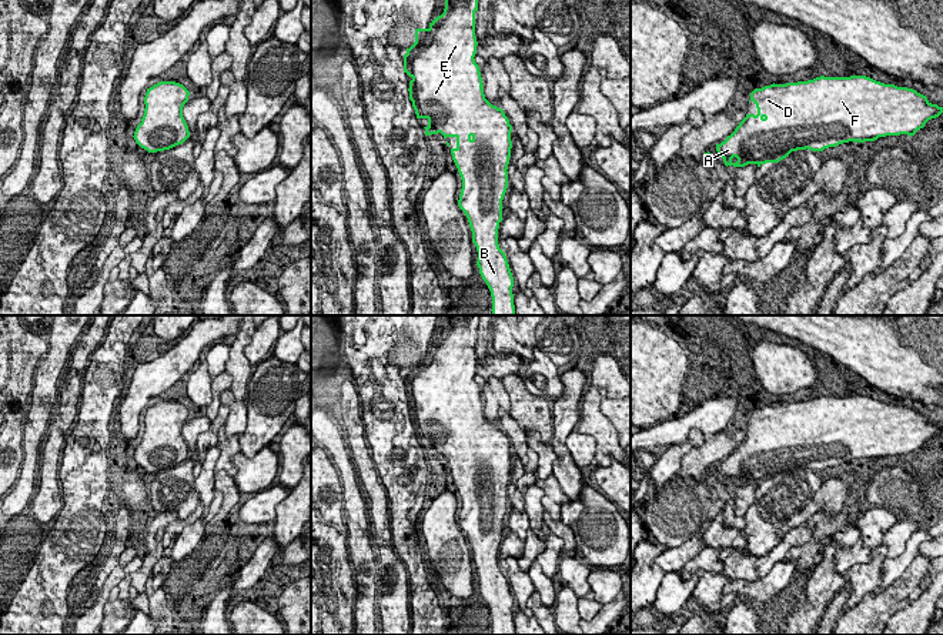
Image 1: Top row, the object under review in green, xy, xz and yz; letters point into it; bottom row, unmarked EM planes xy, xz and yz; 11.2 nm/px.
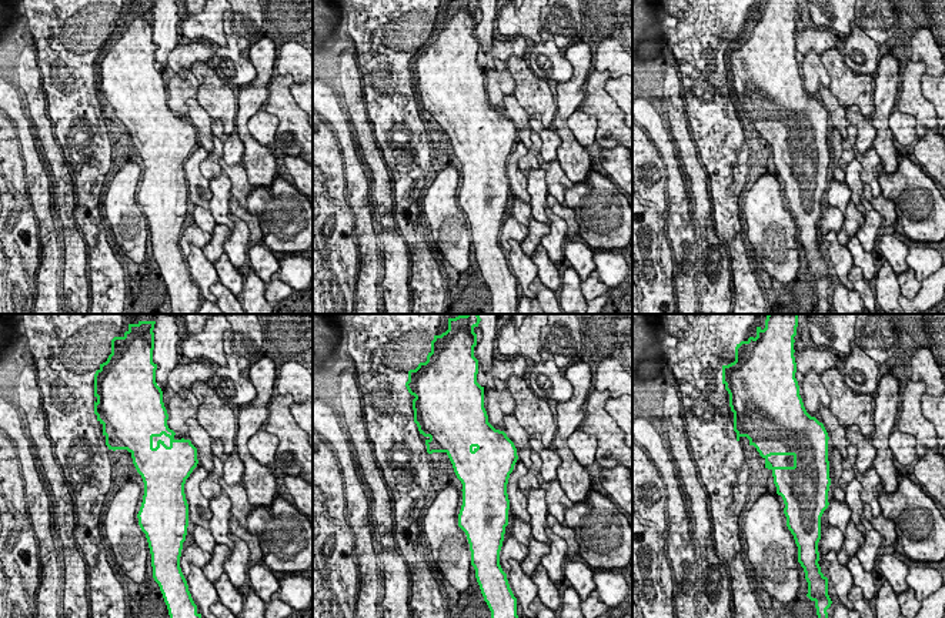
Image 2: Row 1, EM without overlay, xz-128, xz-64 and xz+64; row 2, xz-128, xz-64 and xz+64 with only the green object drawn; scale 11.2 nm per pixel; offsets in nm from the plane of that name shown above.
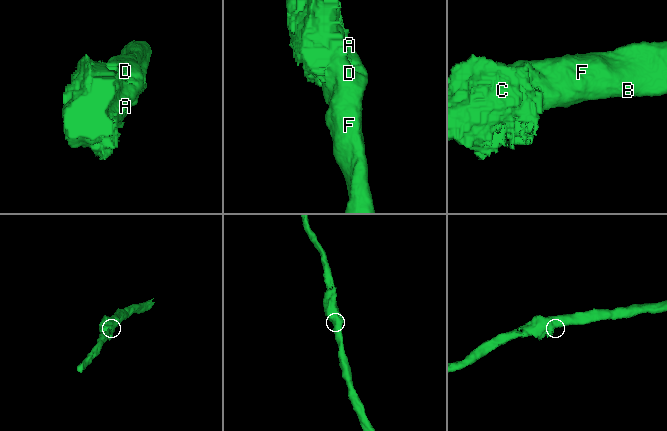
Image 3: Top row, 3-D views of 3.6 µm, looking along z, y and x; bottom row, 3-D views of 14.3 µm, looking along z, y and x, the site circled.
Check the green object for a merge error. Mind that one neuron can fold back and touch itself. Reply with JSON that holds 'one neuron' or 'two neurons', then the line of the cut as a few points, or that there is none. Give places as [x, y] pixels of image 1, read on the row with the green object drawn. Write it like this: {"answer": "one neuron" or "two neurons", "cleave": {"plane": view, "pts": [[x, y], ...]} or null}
{"answer": "one neuron", "cleave": null}

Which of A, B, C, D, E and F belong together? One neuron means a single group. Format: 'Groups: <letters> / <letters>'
Groups: A B C D E F

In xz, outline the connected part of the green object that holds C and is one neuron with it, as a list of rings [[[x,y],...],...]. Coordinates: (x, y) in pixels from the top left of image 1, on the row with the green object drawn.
[[[445,0],[444,13],[435,17],[428,29],[415,30],[415,43],[404,54],[404,73],[412,78],[408,91],[417,118],[428,120],[425,136],[441,133],[444,138],[457,138],[451,154],[462,180],[458,205],[472,231],[472,243],[478,251],[476,265],[492,297],[492,315],[516,315],[514,277],[498,244],[502,200],[508,188],[512,126],[504,110],[492,106],[484,94],[479,66],[474,59],[478,46],[476,11],[478,0]]]

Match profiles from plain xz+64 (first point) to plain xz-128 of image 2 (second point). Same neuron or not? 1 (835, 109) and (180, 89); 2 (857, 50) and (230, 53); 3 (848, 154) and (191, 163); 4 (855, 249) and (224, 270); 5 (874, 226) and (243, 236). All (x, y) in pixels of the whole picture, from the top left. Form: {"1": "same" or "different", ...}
{"1": "different", "2": "same", "3": "different", "4": "same", "5": "same"}

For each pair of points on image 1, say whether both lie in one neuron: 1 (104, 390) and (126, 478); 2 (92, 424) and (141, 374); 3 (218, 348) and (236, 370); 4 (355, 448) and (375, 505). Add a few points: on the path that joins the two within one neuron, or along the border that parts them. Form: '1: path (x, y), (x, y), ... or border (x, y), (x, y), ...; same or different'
1: path (102, 411), (102, 454), (104, 457); same
2: border (121, 364), (121, 393), (117, 397); different
3: border (231, 346), (224, 370); different
4: path (364, 463), (368, 480), (375, 491); same

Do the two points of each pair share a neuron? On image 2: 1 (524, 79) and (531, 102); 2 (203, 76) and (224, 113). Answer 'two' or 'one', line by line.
1: one
2: one

